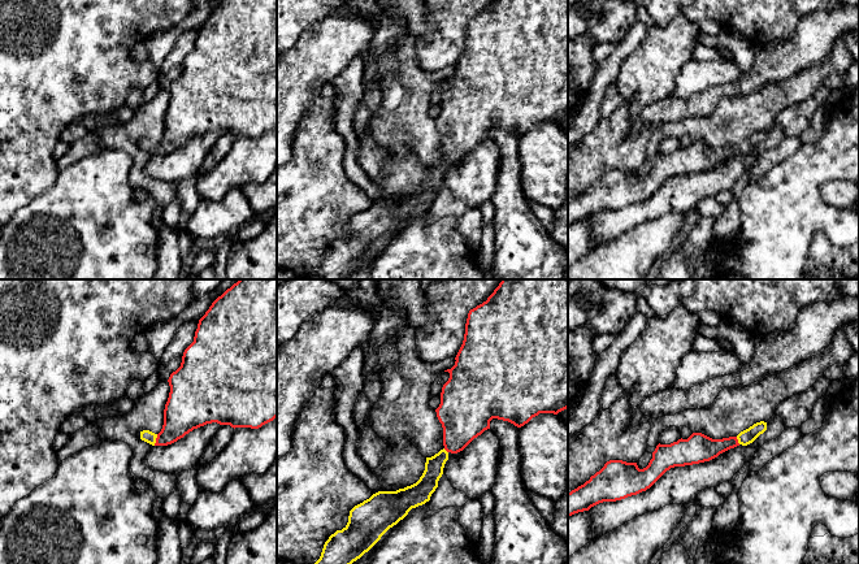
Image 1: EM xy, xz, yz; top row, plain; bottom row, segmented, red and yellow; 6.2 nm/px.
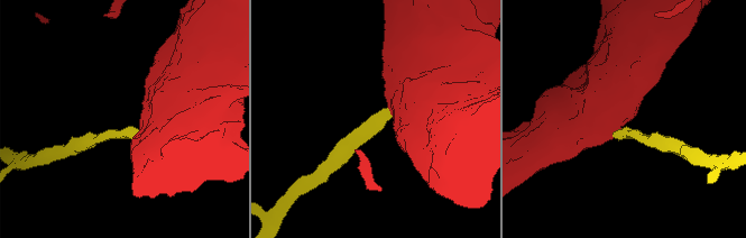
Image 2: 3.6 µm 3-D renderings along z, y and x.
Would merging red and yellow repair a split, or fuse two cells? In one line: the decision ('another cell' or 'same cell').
same cell

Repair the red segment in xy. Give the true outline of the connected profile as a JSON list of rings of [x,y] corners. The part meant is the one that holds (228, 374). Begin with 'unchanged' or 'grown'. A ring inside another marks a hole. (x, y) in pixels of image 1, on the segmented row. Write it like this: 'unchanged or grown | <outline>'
grown | [[[239,279],[218,296],[199,320],[194,342],[185,350],[181,366],[168,382],[170,392],[161,431],[140,431],[140,439],[152,446],[172,444],[212,422],[259,429],[273,421],[277,417],[277,279]]]

